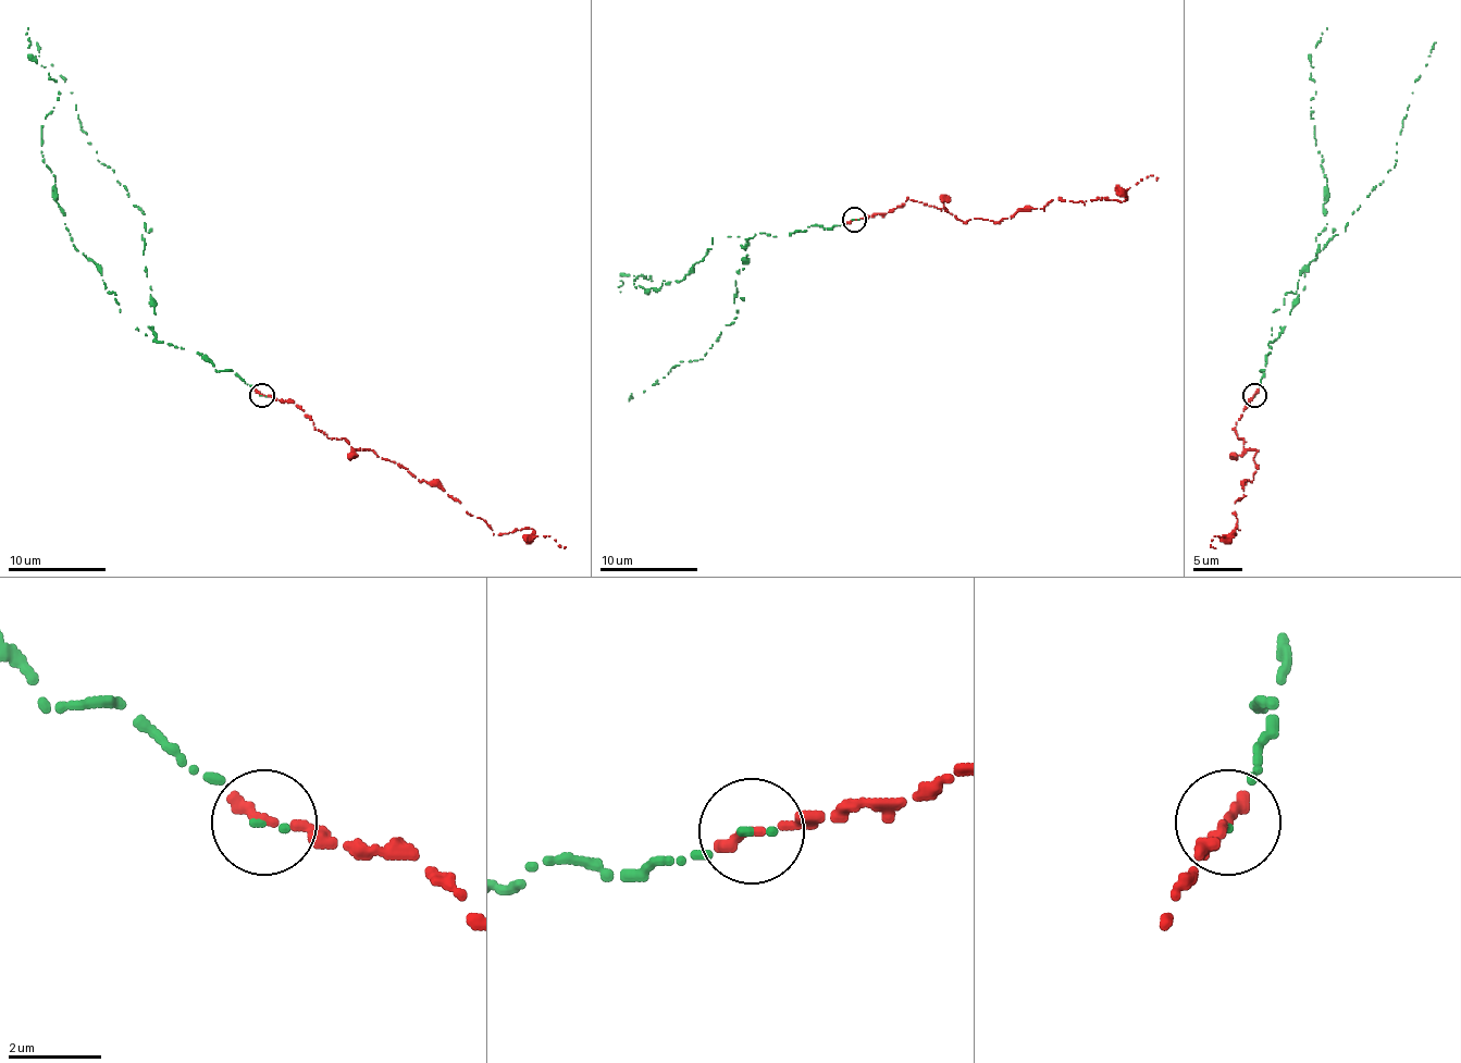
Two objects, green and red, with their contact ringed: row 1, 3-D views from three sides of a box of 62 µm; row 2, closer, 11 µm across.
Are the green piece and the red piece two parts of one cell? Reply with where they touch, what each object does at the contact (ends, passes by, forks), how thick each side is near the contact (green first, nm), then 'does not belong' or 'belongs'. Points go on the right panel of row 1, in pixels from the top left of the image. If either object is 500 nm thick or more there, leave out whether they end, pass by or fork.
place (1254, 395); green ends; red ends; calibres 110 and 300 nm; belongs

